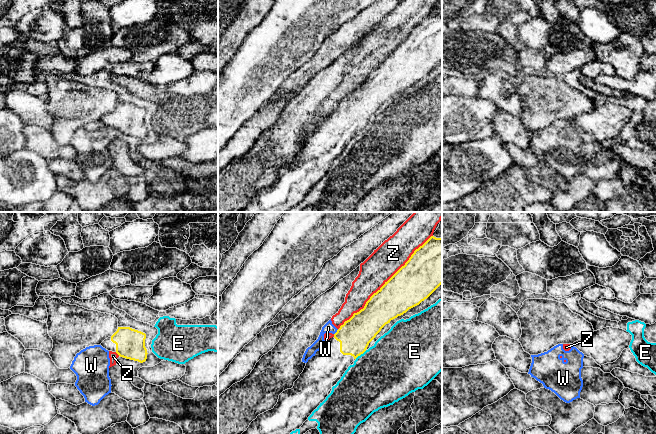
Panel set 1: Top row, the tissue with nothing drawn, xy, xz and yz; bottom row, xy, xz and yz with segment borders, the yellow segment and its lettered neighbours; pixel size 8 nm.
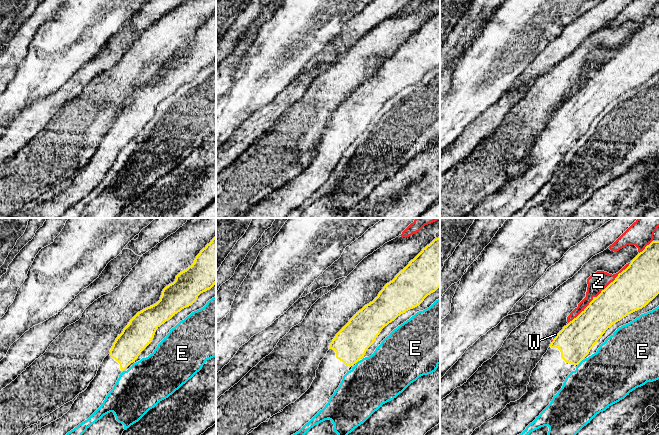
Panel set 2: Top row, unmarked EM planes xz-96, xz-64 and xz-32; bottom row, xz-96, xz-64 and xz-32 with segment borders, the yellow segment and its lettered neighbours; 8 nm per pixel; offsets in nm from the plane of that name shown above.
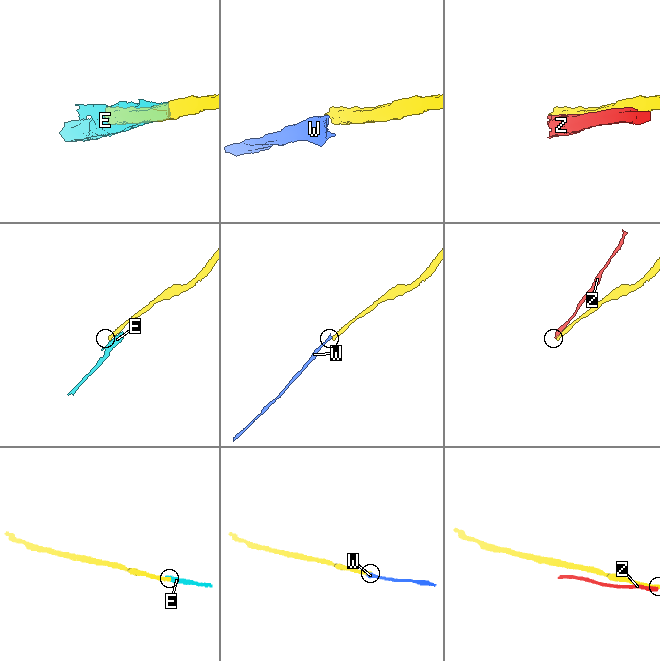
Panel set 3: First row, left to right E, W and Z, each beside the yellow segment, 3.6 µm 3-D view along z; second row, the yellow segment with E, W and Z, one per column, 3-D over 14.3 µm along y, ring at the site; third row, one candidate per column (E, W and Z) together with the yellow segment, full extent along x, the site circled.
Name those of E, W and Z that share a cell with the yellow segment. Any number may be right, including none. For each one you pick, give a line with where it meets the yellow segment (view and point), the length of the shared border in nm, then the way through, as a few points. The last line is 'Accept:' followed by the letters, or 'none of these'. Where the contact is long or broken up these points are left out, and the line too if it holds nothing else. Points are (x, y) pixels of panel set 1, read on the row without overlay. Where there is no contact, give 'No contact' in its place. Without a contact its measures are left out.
Accept: none of these

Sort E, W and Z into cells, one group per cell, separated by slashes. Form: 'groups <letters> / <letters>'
groups E / W Z

